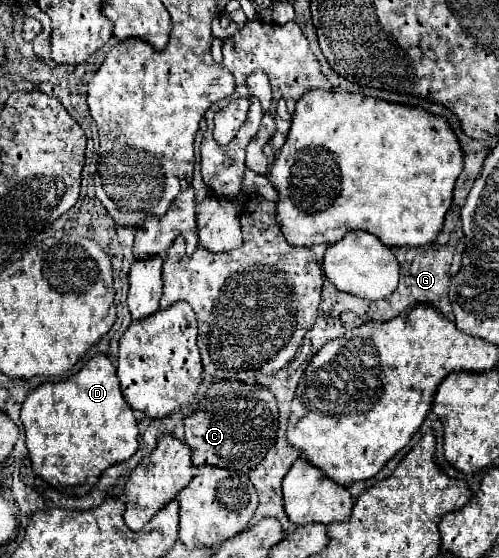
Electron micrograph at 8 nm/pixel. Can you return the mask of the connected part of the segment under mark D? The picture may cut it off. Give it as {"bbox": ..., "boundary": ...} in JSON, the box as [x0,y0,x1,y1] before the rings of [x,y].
{"bbox":[22,352,138,494],"boundary":[[[96,352],[76,374],[62,382],[34,388],[22,406],[22,424],[32,470],[48,484],[72,494],[86,494],[102,470],[128,460],[138,450],[138,422],[126,404],[112,360]]]}

